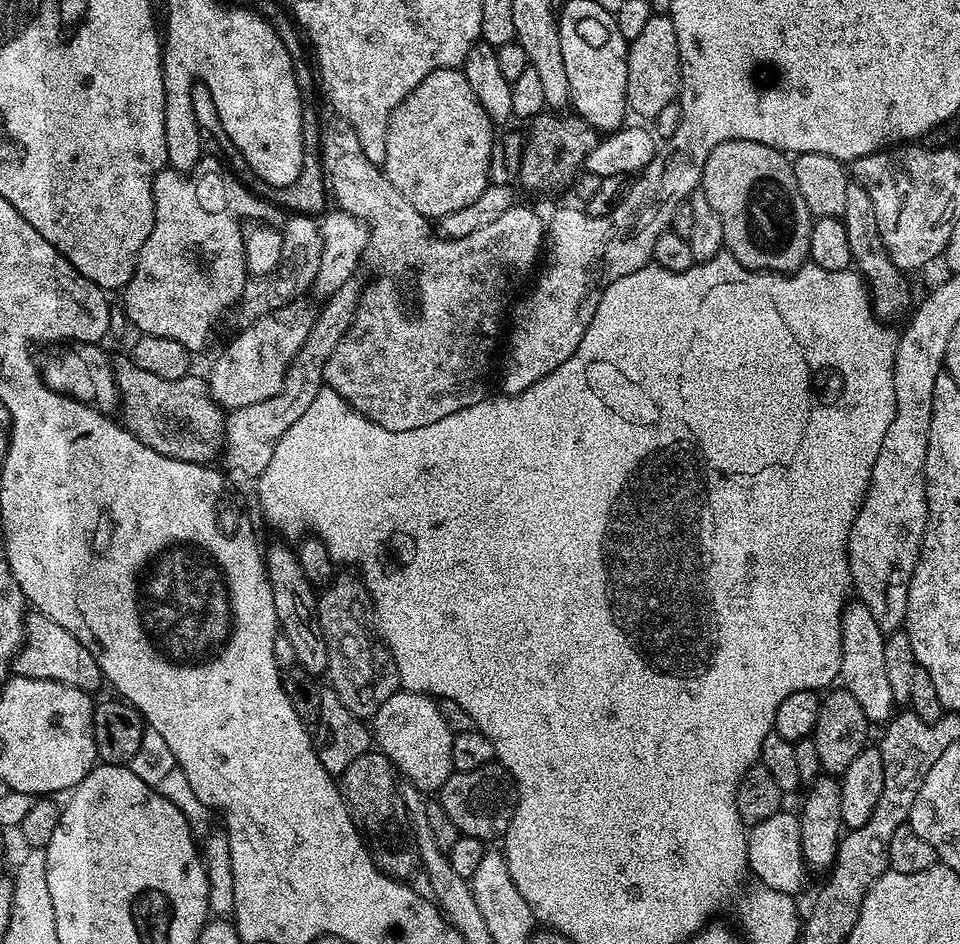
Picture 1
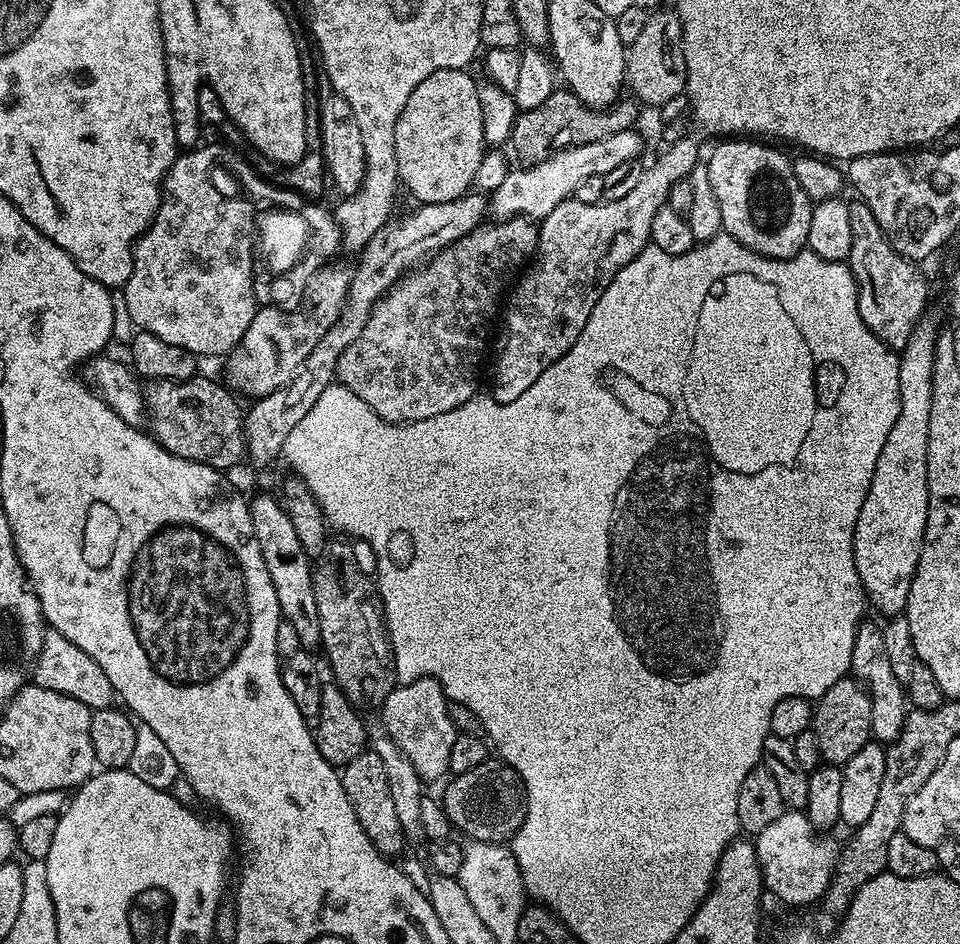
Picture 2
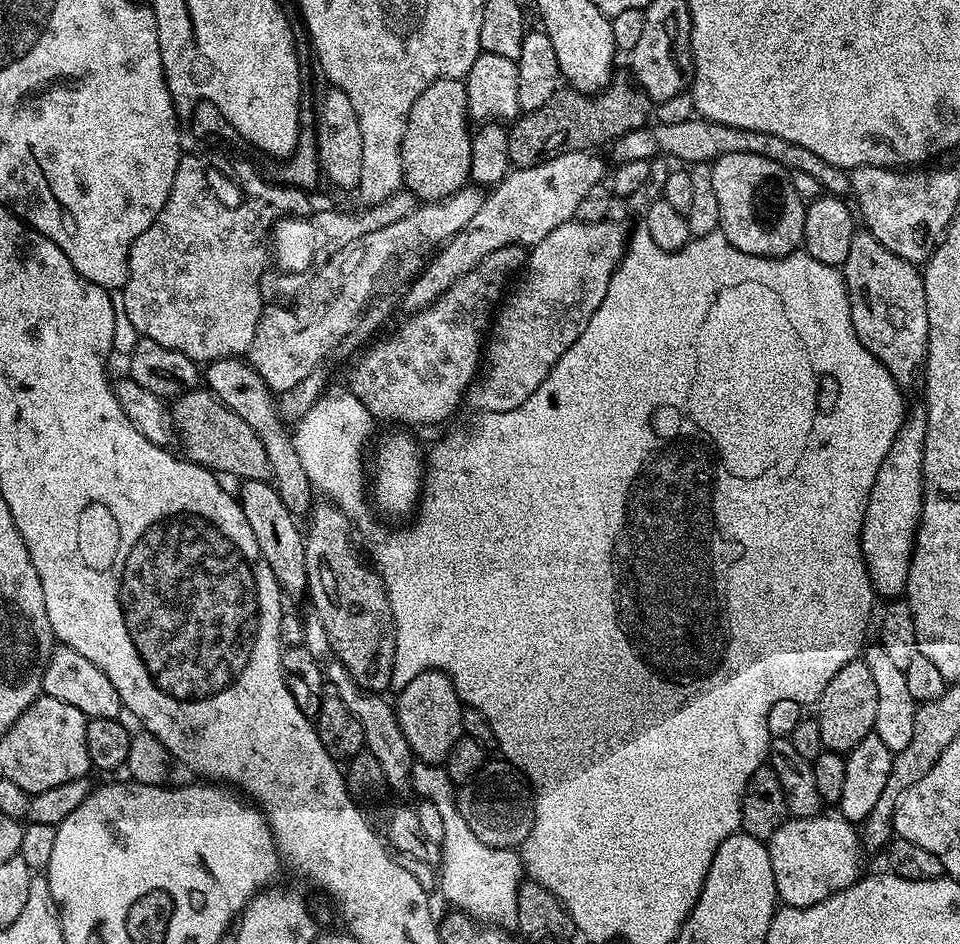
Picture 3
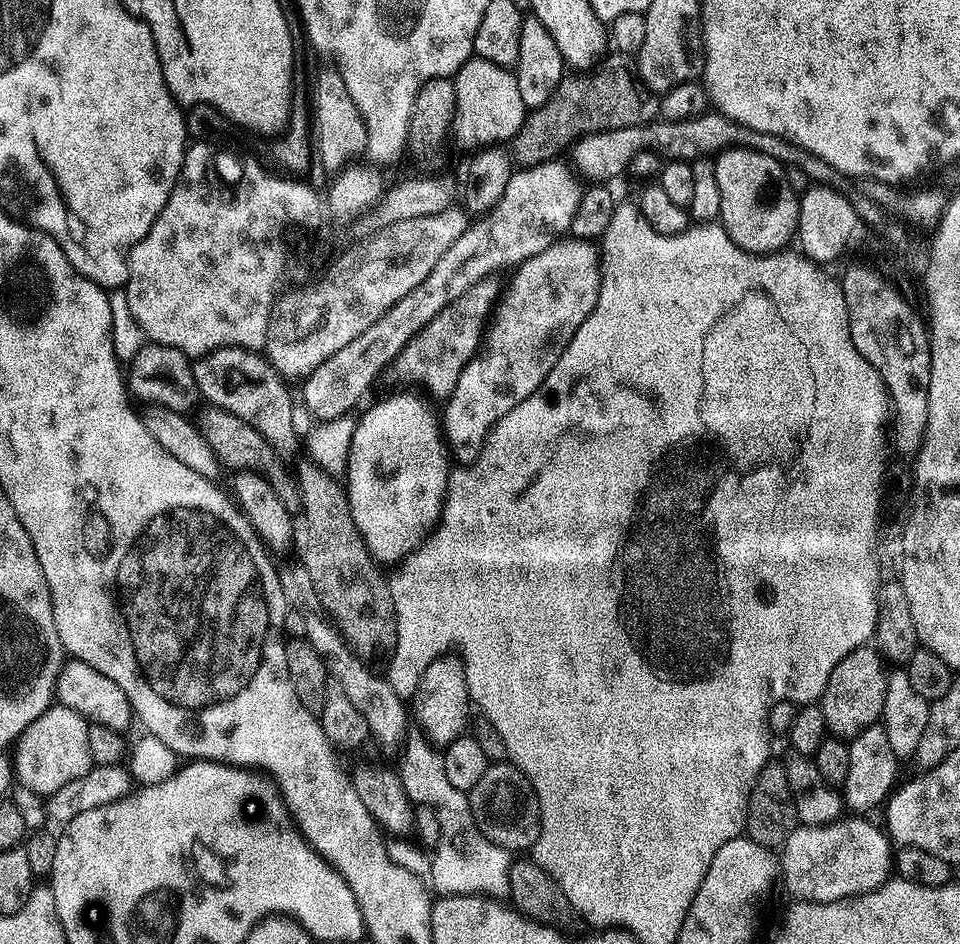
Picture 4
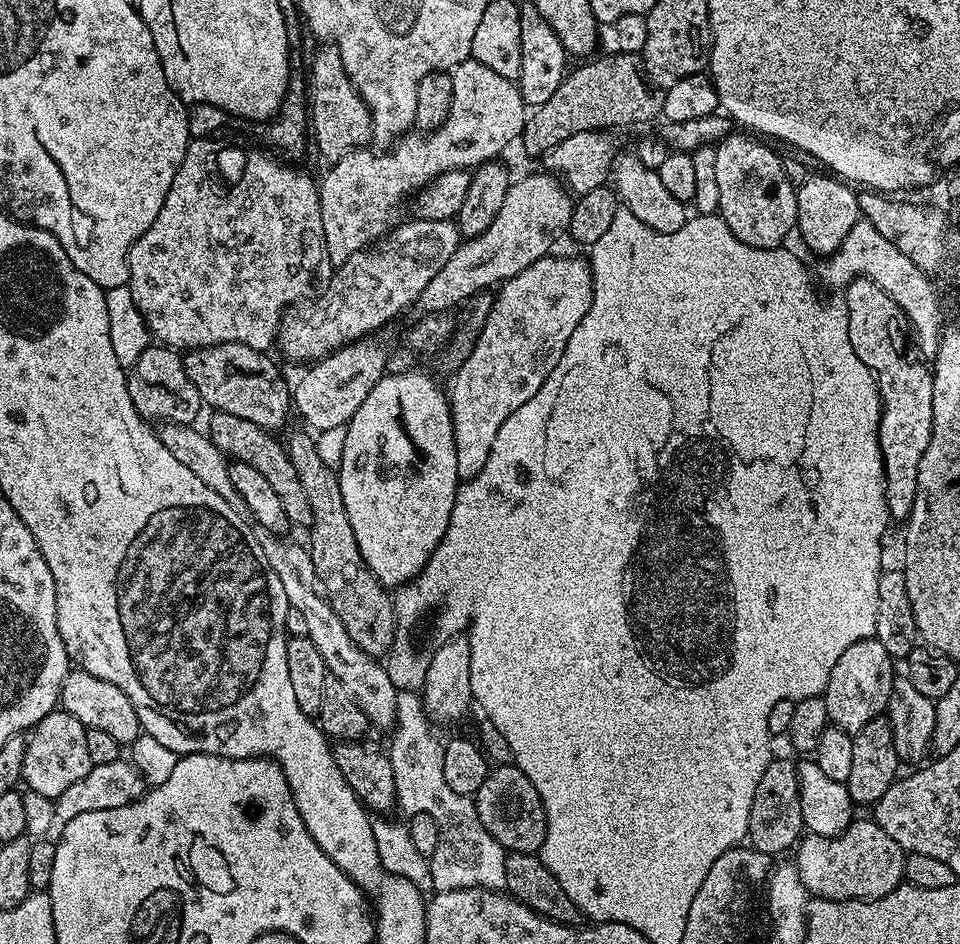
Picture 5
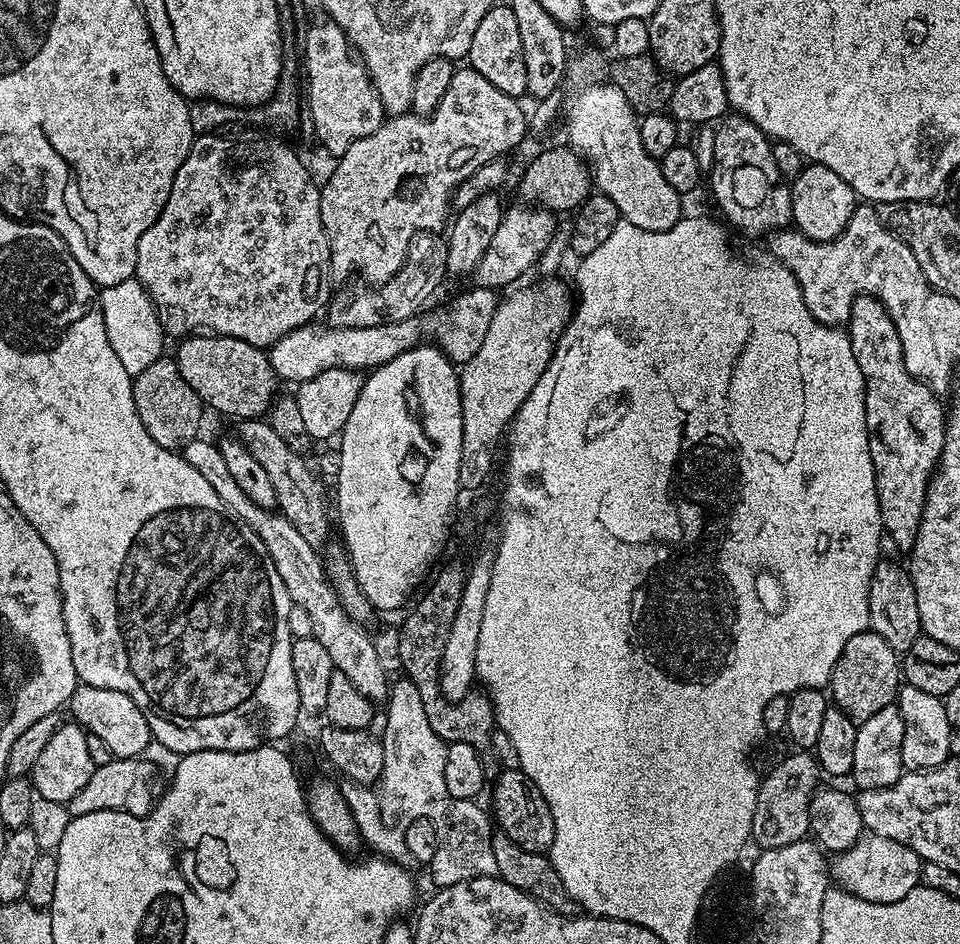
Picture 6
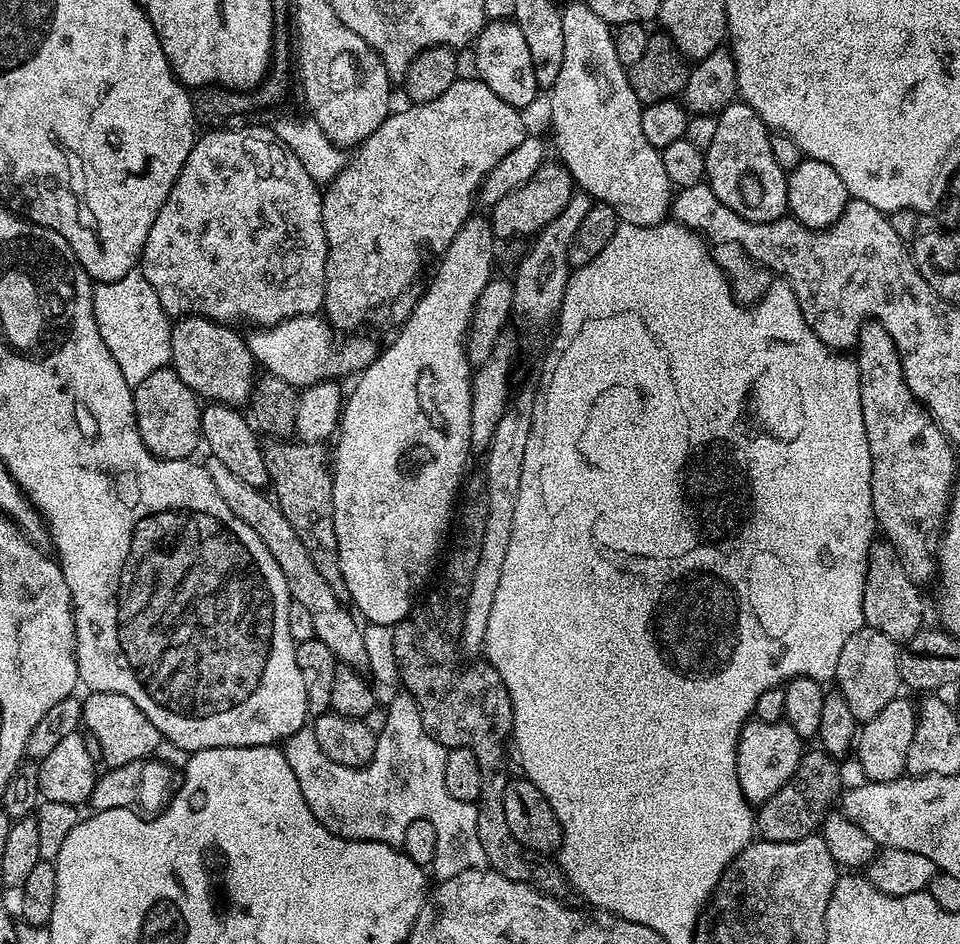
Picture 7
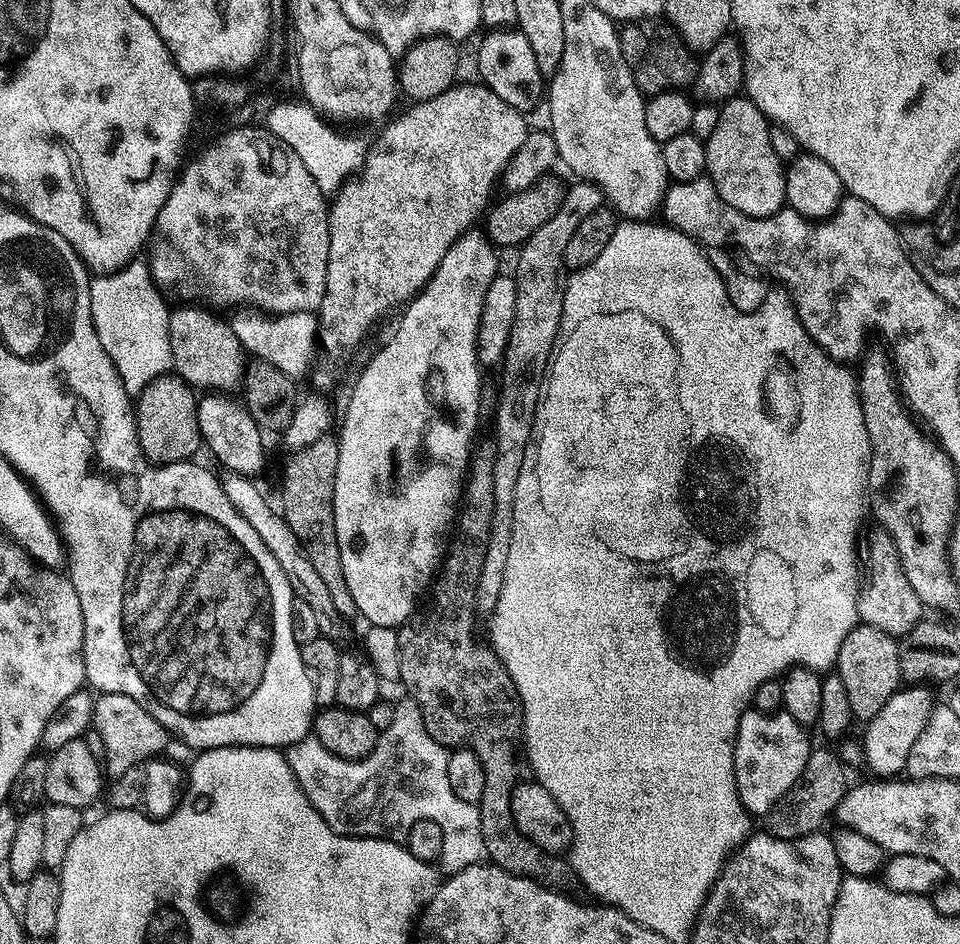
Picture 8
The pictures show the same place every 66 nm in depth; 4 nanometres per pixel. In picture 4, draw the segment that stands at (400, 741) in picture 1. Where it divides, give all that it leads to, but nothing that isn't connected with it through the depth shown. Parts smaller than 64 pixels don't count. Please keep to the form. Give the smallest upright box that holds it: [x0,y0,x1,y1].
[410,654,468,746]

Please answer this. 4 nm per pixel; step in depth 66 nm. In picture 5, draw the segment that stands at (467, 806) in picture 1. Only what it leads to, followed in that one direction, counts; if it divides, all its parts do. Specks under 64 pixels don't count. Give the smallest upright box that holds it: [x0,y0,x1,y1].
[474,763,548,853]

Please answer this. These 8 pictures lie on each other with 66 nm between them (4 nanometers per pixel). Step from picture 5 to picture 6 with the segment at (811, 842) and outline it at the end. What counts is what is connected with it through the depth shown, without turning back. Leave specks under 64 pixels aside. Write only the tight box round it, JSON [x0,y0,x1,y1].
[830,834,921,904]

